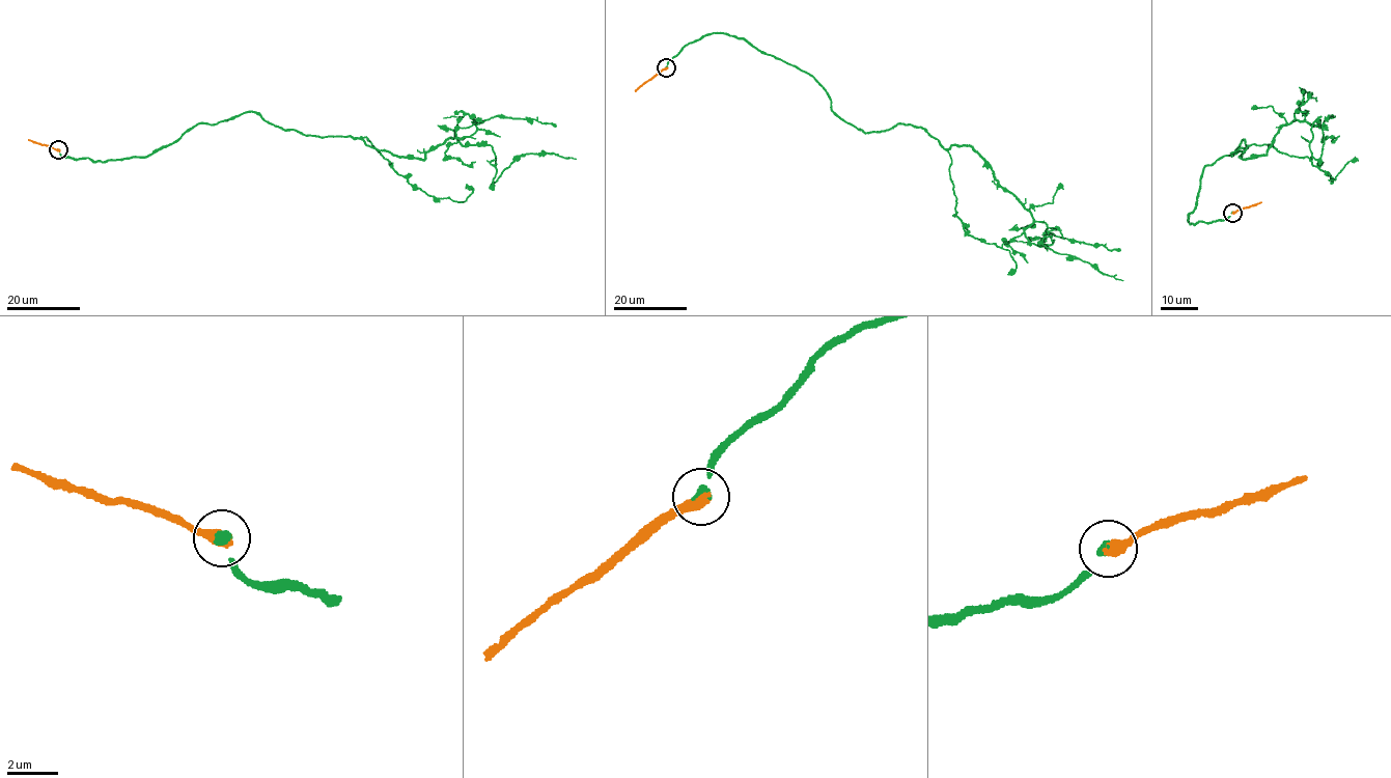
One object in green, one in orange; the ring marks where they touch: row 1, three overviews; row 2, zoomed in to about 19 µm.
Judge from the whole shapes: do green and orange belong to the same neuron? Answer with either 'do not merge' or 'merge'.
merge

